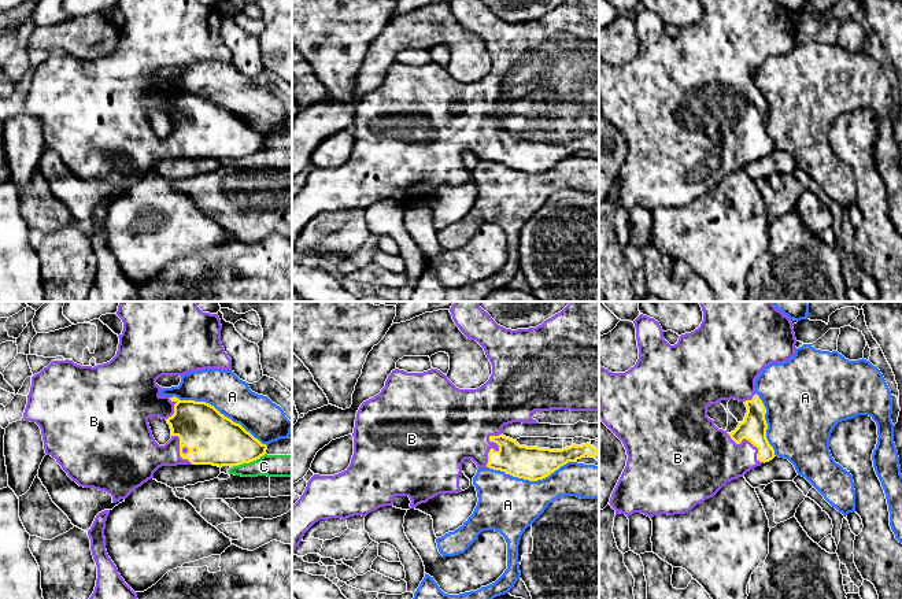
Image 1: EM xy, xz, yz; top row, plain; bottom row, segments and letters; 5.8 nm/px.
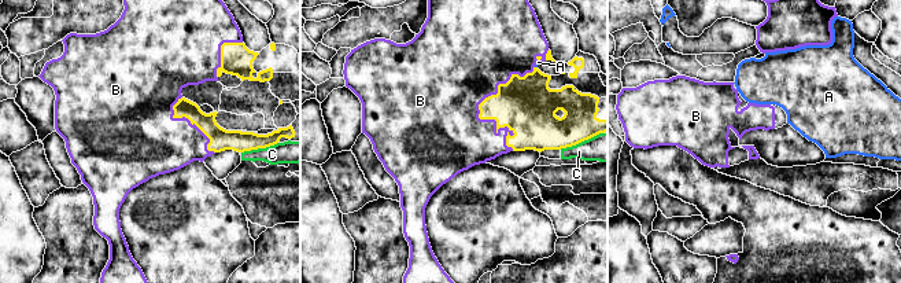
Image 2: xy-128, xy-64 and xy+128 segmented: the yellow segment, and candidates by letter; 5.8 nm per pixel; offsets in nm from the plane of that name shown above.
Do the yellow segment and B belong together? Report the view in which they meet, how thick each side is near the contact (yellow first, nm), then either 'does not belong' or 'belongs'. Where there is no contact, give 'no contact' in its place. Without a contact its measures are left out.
contact in xz; calibres 200 and 340 nm; belongs

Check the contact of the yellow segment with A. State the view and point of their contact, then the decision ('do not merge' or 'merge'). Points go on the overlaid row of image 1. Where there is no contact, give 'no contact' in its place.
xy (217, 410) | do not merge

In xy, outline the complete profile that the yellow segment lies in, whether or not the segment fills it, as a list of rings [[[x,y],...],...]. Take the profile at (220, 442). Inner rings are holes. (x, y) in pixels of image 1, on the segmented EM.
[[[119,302],[117,315],[123,322],[118,336],[117,355],[107,363],[81,366],[73,360],[52,360],[32,377],[25,421],[36,422],[42,435],[44,450],[51,455],[80,487],[104,491],[112,496],[112,503],[126,499],[136,488],[154,478],[162,466],[212,465],[239,466],[249,463],[266,454],[262,444],[240,424],[221,414],[206,402],[180,400],[162,396],[156,380],[162,376],[184,376],[204,369],[232,370],[232,359],[221,343],[221,319],[218,314],[203,313],[196,302]],[[148,418],[166,419],[171,439],[159,445],[151,432]]]

